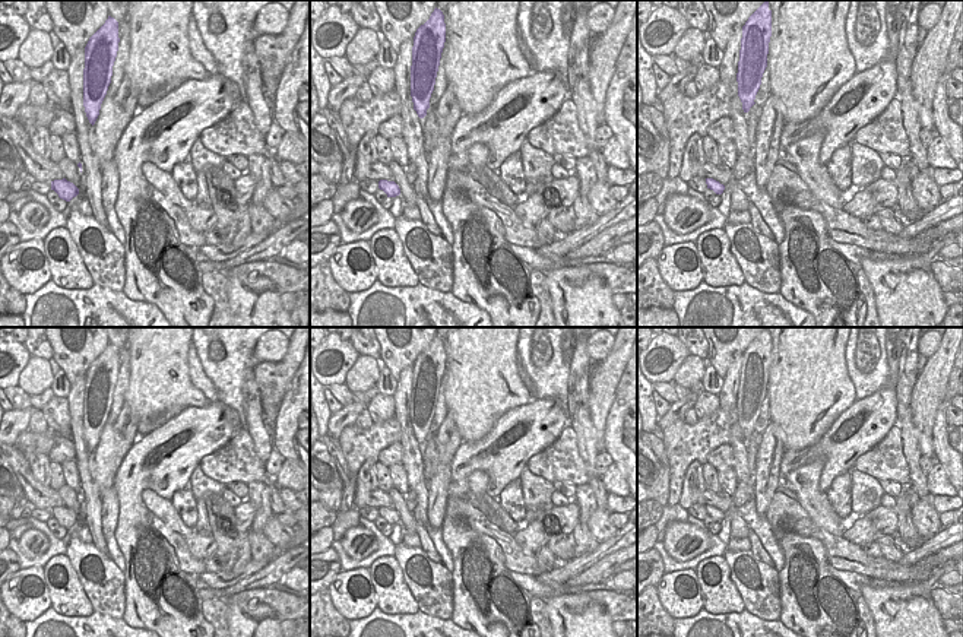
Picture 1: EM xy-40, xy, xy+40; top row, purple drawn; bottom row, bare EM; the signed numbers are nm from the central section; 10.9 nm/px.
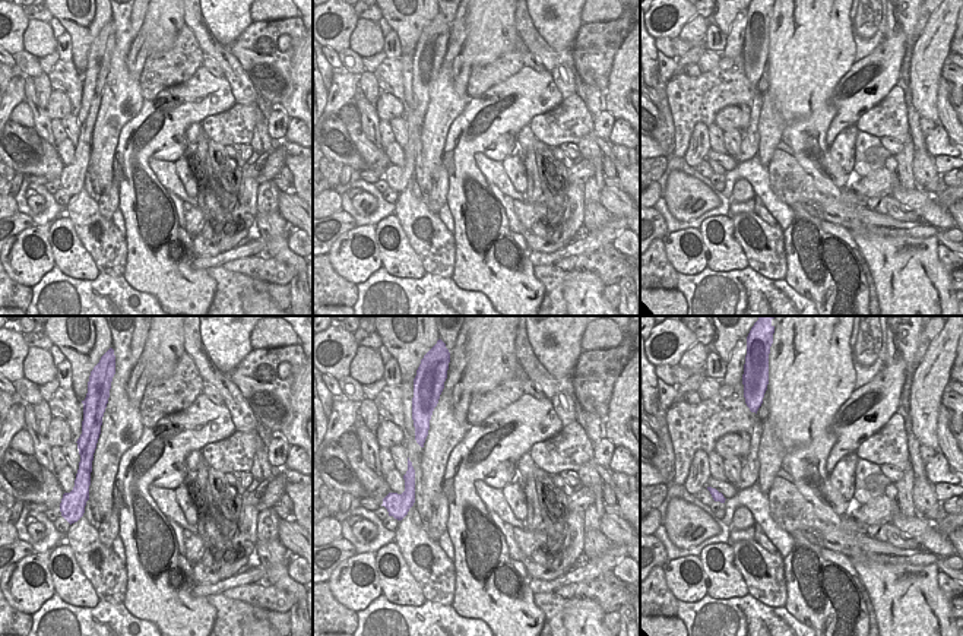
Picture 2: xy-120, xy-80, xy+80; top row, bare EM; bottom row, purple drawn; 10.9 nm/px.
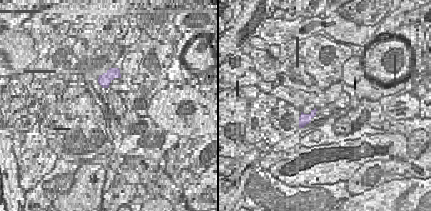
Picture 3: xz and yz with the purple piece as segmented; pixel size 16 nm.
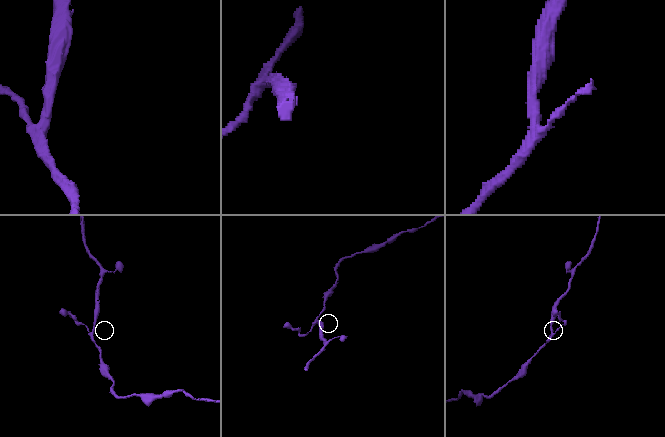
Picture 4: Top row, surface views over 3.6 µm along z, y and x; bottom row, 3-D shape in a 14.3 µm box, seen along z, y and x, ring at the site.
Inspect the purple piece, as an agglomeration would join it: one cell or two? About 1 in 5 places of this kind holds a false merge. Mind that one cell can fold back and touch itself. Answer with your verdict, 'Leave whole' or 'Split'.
Leave whole.

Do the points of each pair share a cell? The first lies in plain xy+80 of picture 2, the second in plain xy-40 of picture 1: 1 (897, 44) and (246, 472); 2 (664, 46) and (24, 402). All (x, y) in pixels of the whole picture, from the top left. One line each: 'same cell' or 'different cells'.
1: different cells
2: same cell

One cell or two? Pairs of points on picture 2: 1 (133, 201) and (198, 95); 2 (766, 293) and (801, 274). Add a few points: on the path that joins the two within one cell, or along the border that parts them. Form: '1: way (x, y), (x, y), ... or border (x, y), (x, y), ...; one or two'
1: way (138, 174), (139, 154), (171, 122); one
2: border (783, 279), (811, 300); two

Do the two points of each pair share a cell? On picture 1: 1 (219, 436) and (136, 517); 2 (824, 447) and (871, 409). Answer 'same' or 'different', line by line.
1: same
2: same

